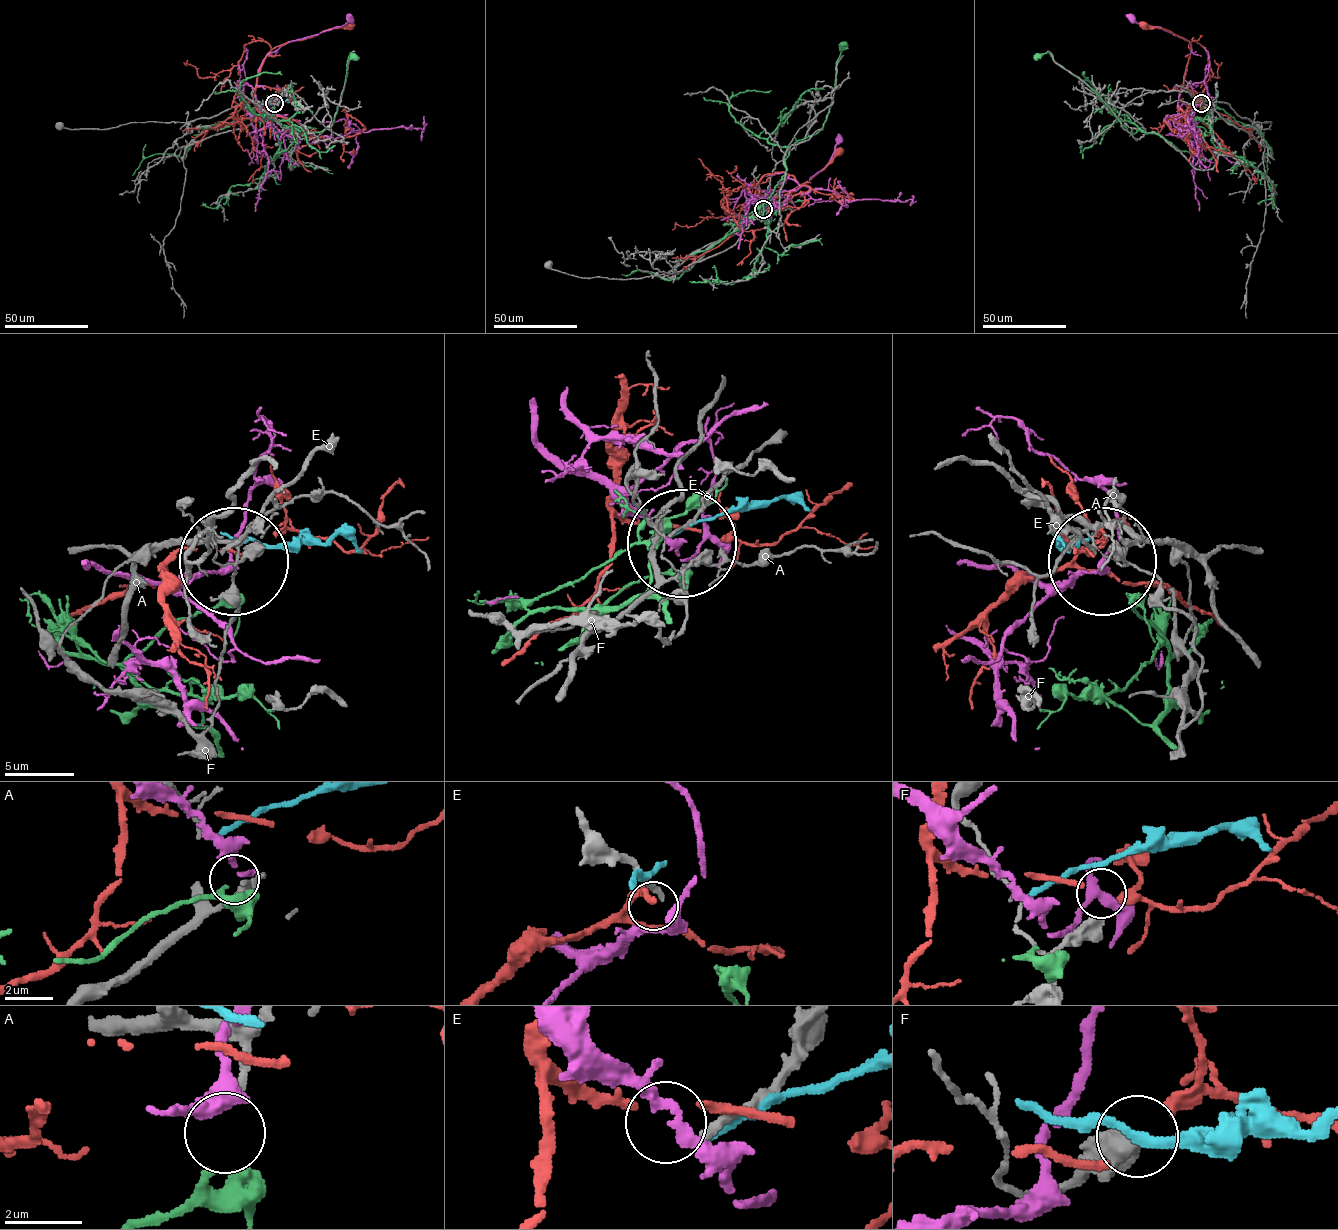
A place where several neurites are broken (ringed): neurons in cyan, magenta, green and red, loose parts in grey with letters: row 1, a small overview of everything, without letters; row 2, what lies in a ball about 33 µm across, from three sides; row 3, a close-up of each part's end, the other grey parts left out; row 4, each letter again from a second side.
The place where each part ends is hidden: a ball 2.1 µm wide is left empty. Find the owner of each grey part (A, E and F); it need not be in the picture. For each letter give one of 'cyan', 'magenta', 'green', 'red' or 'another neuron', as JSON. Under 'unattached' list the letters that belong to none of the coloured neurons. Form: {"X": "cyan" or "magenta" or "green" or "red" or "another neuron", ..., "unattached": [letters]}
{"A": "another neuron", "E": "another neuron", "F": "another neuron", "unattached": ["A", "E", "F"]}

